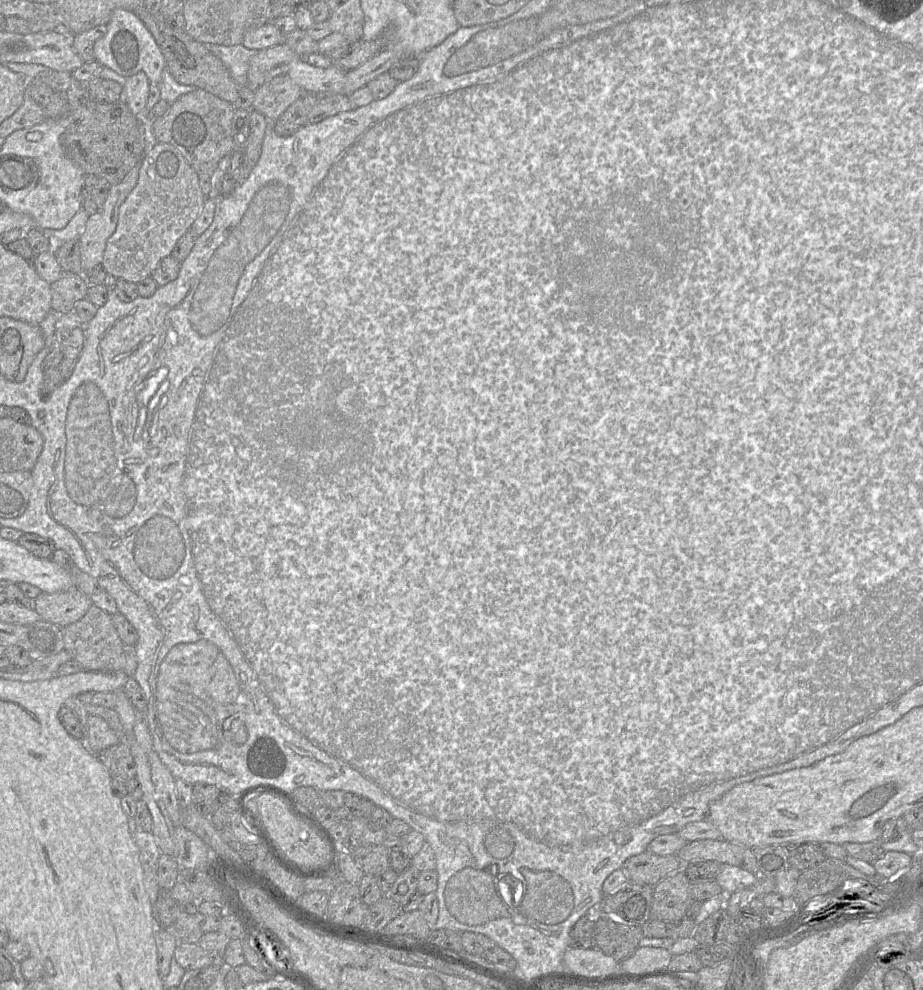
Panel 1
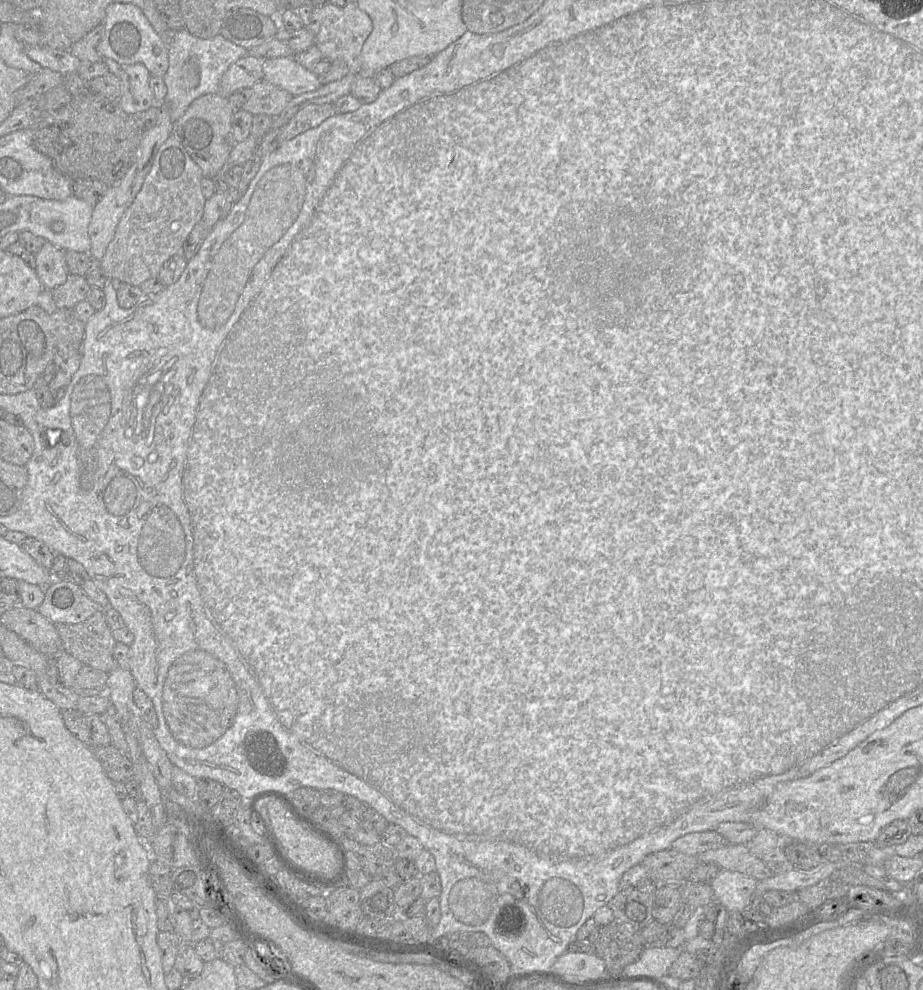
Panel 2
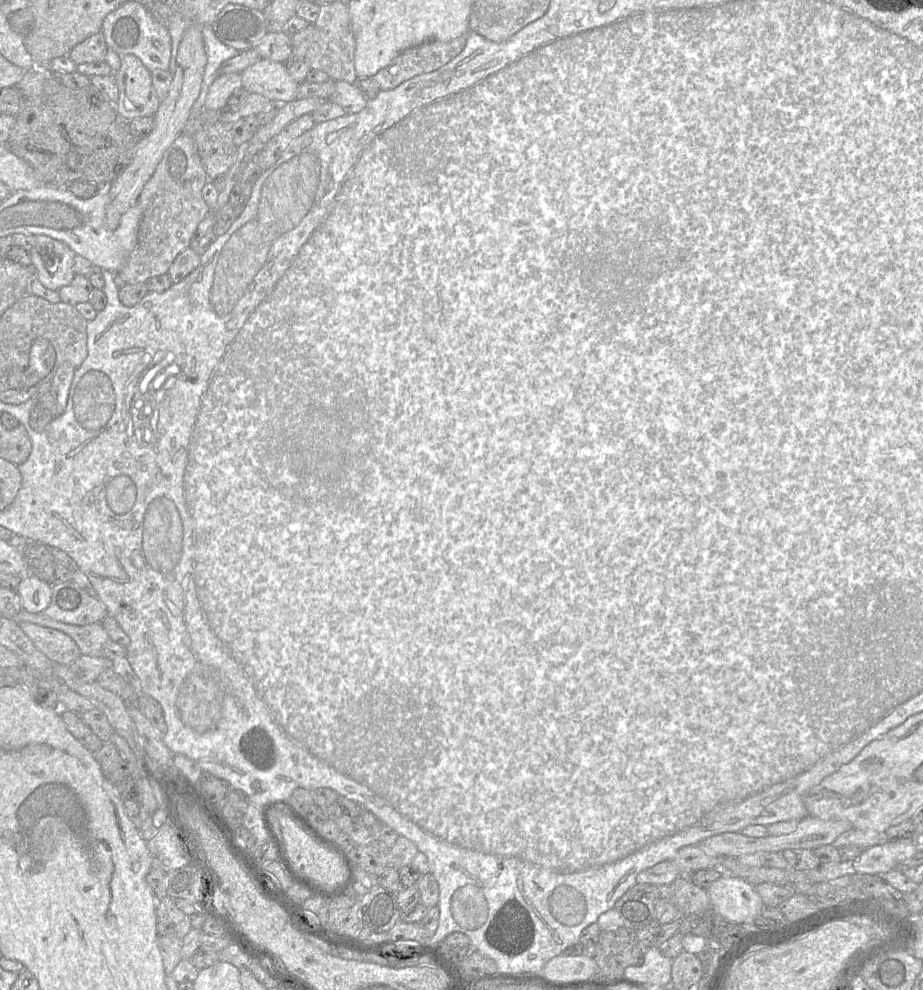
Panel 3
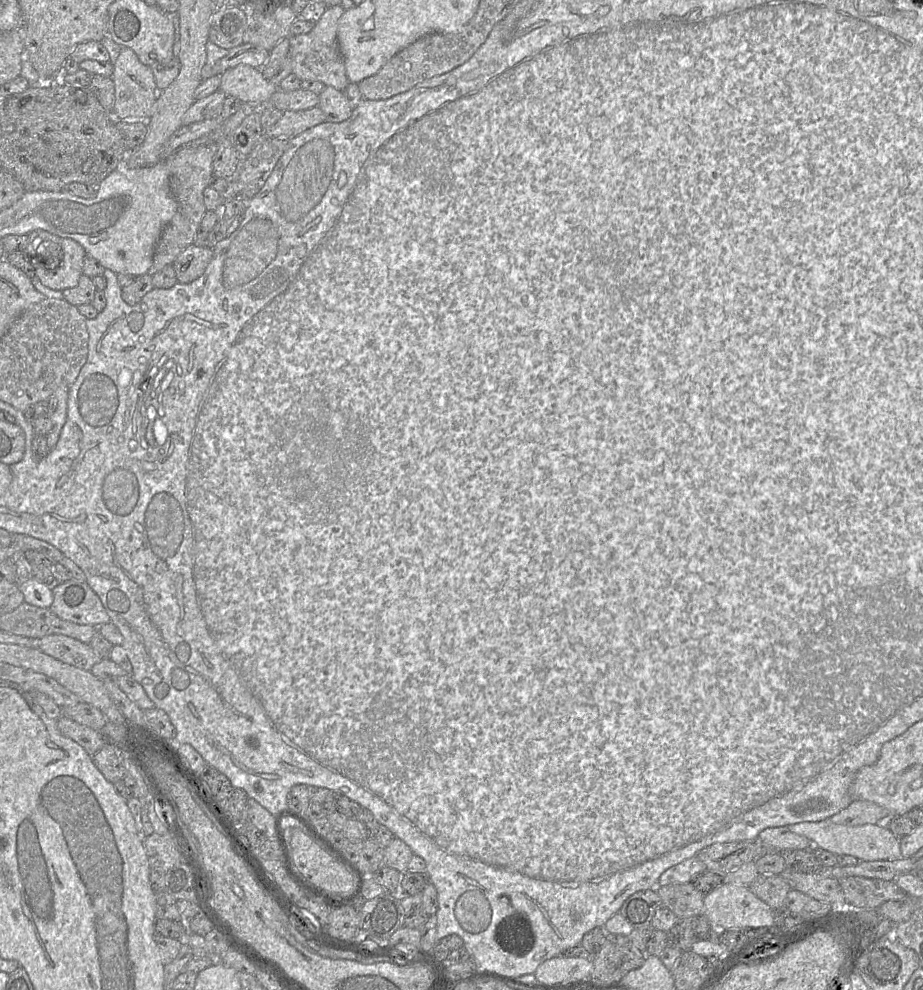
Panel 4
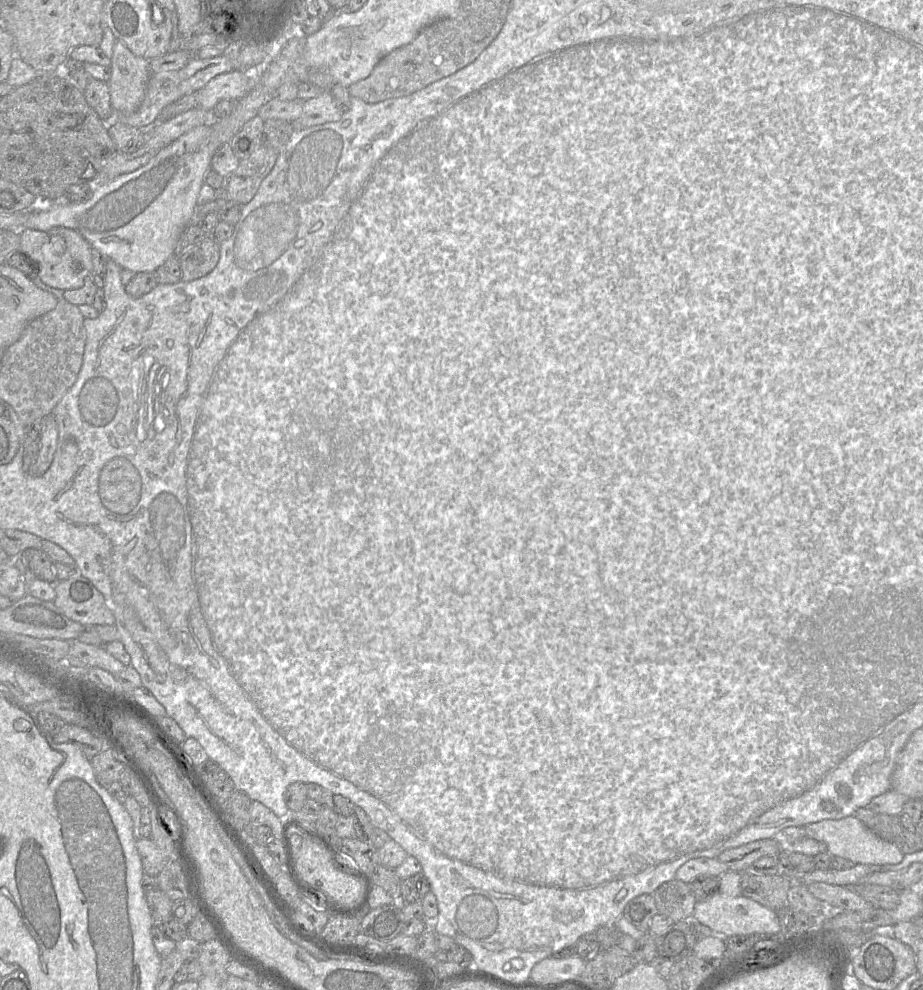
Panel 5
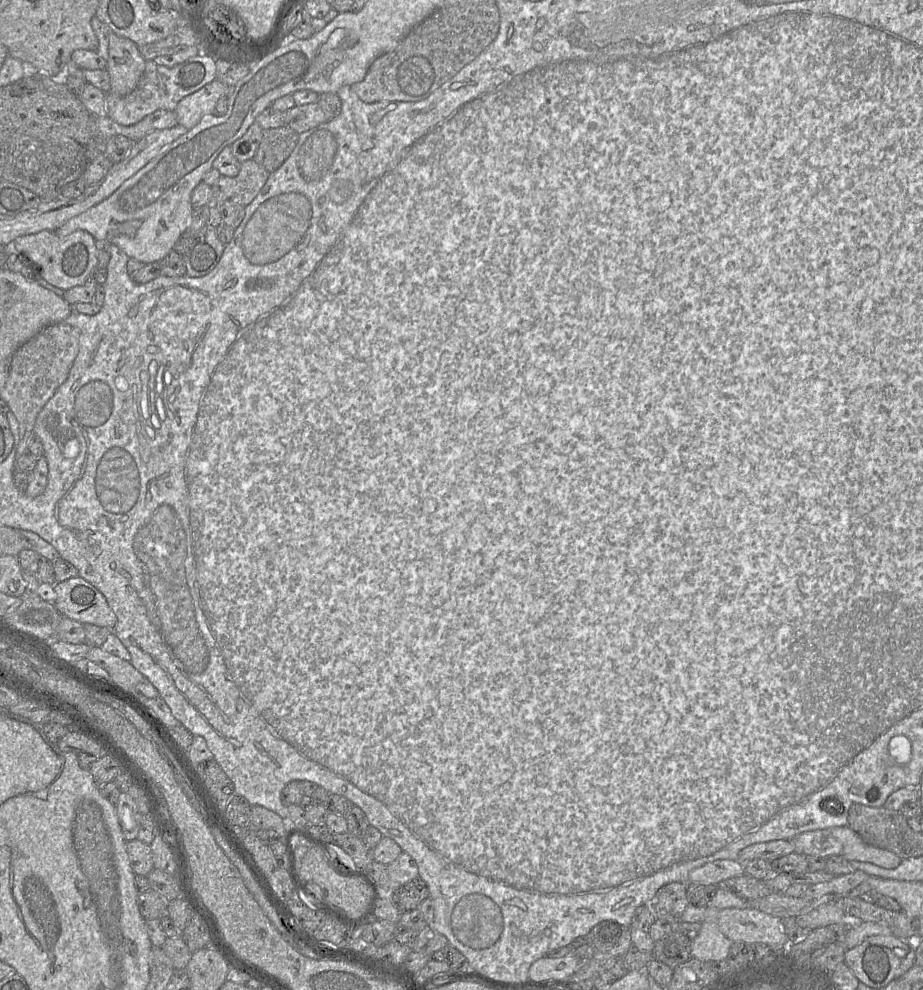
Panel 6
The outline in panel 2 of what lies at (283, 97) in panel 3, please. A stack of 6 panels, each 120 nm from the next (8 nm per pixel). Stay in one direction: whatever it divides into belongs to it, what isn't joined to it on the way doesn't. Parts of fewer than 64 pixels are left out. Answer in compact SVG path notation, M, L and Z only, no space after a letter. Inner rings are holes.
M275 57L263 63L263 79L286 90L292 96L312 92L321 87L317 75L301 66L294 57Z

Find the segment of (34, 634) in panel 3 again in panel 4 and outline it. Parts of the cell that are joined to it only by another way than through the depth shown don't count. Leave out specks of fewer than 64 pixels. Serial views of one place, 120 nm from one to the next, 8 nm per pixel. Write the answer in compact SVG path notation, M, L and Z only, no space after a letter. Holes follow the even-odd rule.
M61 634L40 638L38 648L55 659L86 671L90 671L96 663L104 659L89 644Z

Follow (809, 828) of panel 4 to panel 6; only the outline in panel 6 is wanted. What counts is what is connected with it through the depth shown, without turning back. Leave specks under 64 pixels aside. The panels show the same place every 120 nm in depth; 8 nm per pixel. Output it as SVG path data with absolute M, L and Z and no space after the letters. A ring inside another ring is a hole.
M837 826L837 827L832 827L829 829L824 829L824 830L829 830L831 835L842 844L842 854L841 855L849 862L850 861L868 862L868 863L877 865L882 868L891 869L891 868L896 868L902 861L902 859L899 856L897 856L891 851L877 848L877 847L867 844L854 830L852 830L848 826Z

